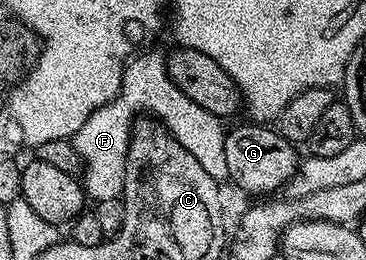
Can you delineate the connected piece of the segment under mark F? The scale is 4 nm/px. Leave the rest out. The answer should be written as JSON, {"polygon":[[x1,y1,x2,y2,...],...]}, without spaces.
{"polygon":[[146,49,146,54,138,53,125,67,125,74,121,77,121,92,115,95,107,104,103,104,83,123,83,128,75,132,71,139,77,157,83,163,83,185,85,193,94,203,112,198,120,199,125,189,125,165,127,164,127,148,129,147,129,131,133,129,135,119,139,112,157,112,153,110,173,110,173,126,171,133,175,141,183,144,199,164,203,164,204,170,214,178,218,184,224,183,229,177,227,172,227,152,225,151,225,136,227,133,222,119,216,118,207,108,199,108,191,96,183,96,179,88,171,80,171,76,165,67,166,55,157,50]]}

